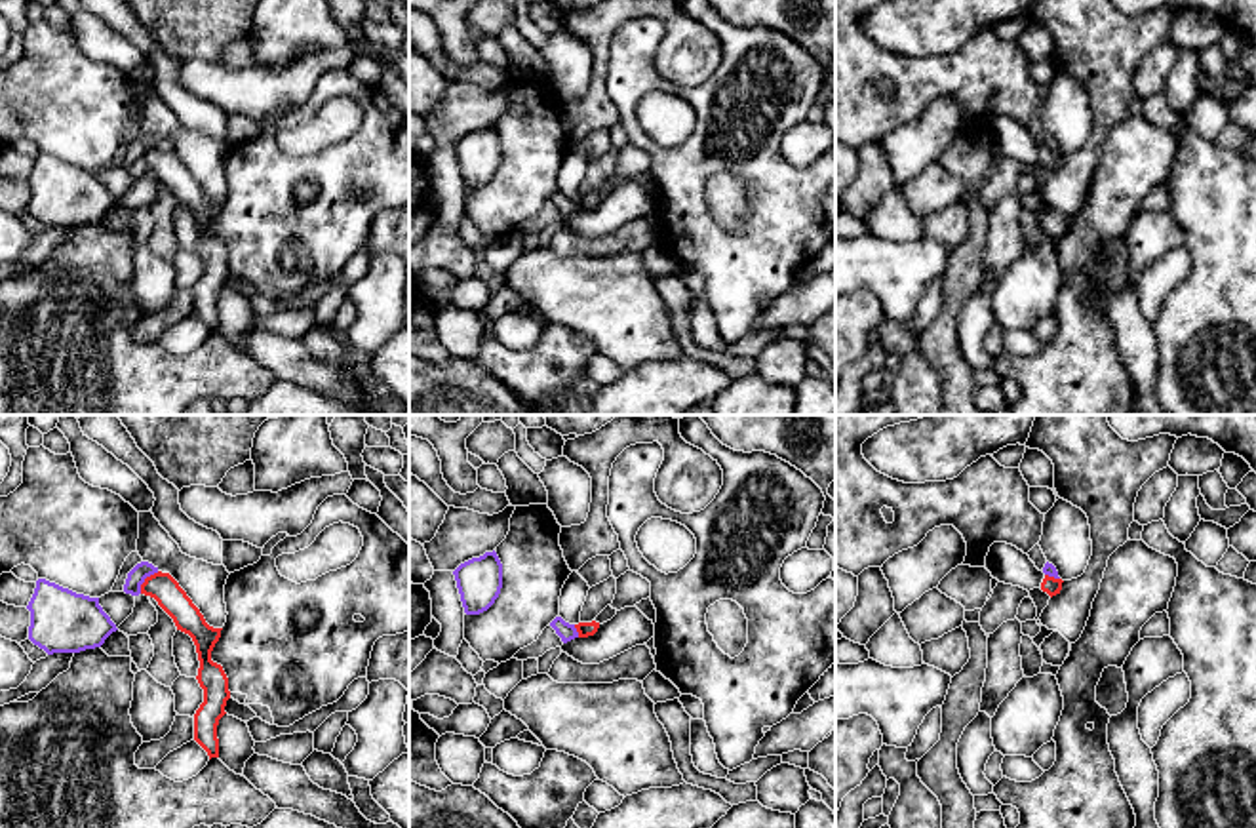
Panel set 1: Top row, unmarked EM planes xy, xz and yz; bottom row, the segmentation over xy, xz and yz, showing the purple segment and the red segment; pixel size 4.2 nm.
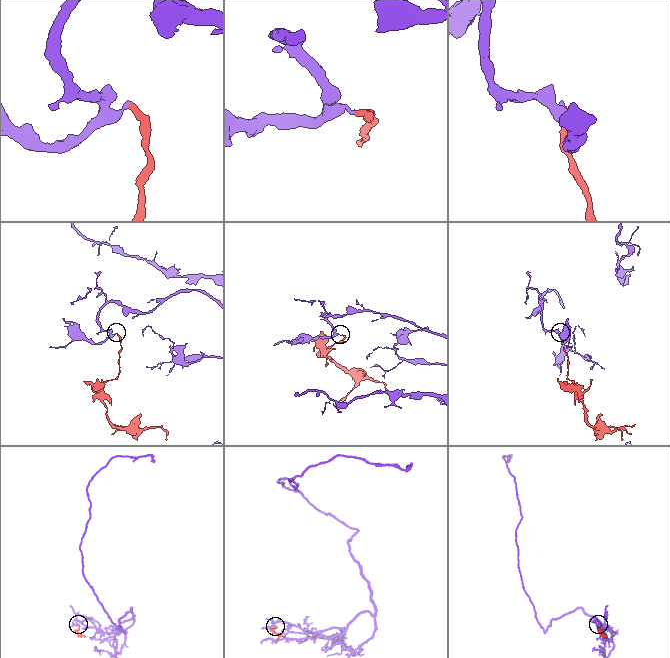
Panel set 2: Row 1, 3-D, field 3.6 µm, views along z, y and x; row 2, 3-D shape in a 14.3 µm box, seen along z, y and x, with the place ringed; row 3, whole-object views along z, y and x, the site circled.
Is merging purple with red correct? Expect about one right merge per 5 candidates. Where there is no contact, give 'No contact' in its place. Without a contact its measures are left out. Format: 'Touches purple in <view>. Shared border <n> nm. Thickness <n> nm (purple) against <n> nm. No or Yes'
Touches purple in xy. Shared border 130 nm. Thickness 80 nm (purple) against 120 nm. No

